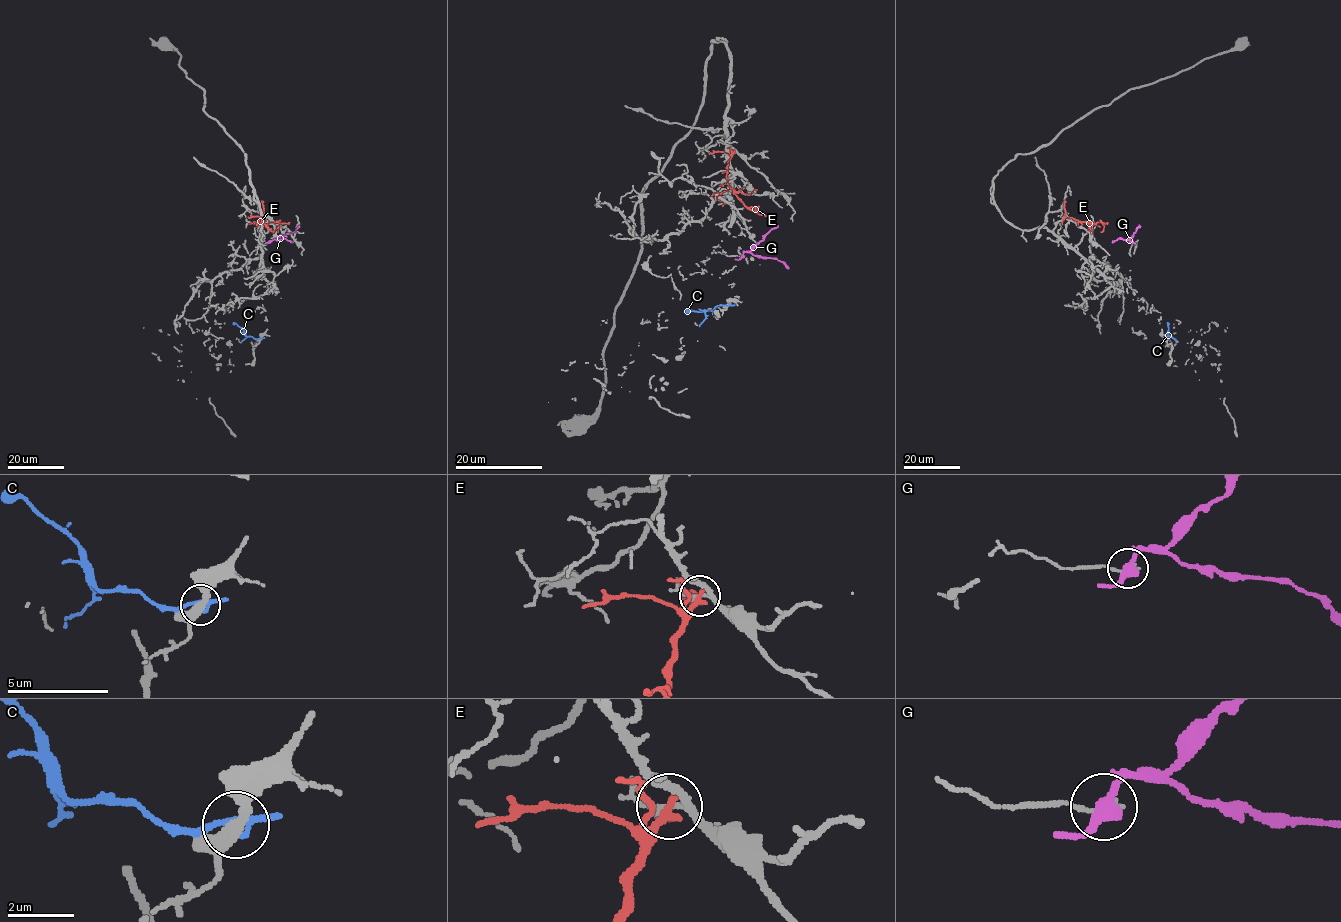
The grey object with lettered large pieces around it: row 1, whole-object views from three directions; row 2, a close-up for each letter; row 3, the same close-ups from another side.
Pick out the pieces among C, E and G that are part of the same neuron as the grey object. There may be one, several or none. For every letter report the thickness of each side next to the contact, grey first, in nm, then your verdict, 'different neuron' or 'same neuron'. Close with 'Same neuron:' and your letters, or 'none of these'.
C: 400/190 nm | different neuron
E: 180/170 nm | different neuron
G: 150/400 nm | different neuron
Same neuron: none of these

